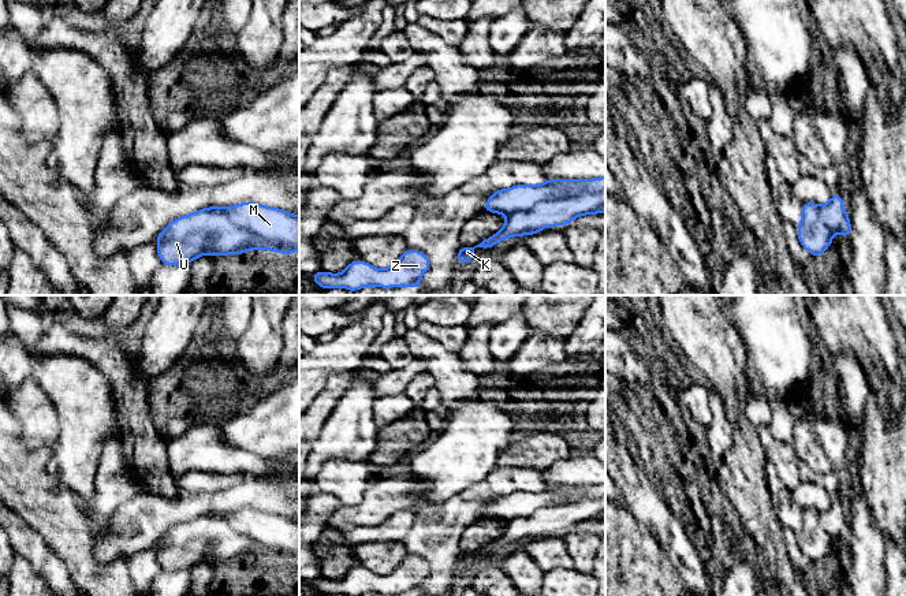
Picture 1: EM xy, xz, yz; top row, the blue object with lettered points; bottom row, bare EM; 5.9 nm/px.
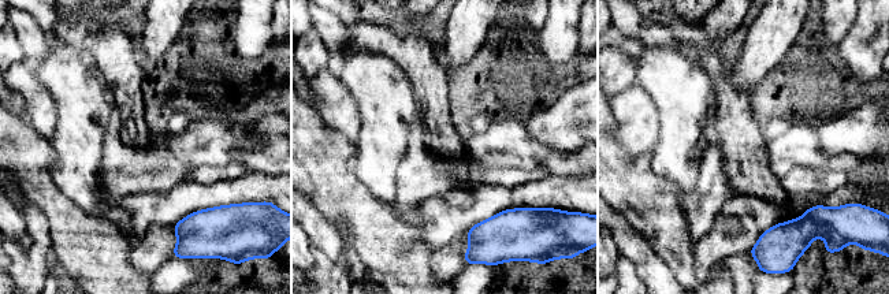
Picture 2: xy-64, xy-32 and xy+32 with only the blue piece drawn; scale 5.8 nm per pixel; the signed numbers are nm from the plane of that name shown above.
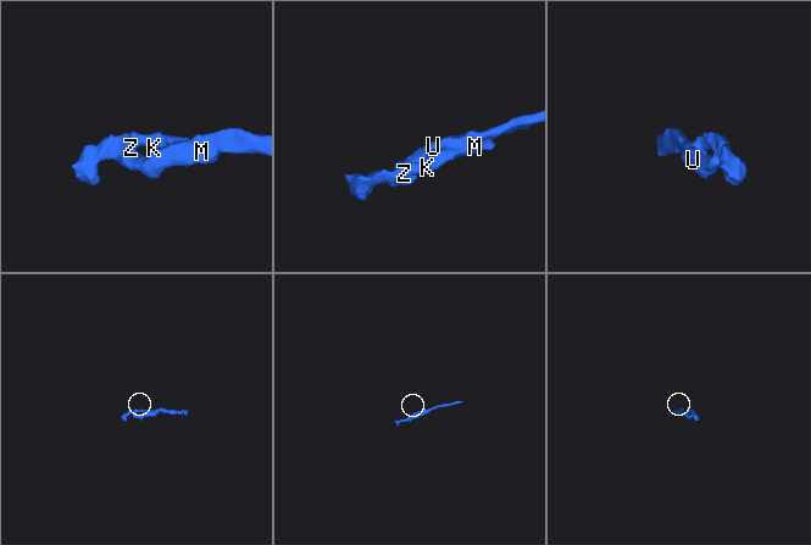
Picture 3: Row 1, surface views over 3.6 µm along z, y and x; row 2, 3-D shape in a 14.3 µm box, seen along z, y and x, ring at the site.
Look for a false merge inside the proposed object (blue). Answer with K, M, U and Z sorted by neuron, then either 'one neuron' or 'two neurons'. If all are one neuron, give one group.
K M Z / U; two neurons

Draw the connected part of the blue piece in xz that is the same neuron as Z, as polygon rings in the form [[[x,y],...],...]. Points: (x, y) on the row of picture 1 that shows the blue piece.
[[[407,249],[402,257],[387,269],[379,269],[362,260],[355,260],[339,273],[318,271],[310,276],[322,290],[333,287],[344,287],[357,291],[368,286],[406,287],[418,280],[428,269],[430,269],[429,257],[418,250]]]

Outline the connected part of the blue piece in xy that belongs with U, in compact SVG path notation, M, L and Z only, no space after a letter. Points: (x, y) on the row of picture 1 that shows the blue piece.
M216 206L204 208L172 220L157 235L156 242L163 265L190 264L193 260L204 254L242 254L250 249L257 249L258 252L266 249L258 235L238 227L224 209Z

